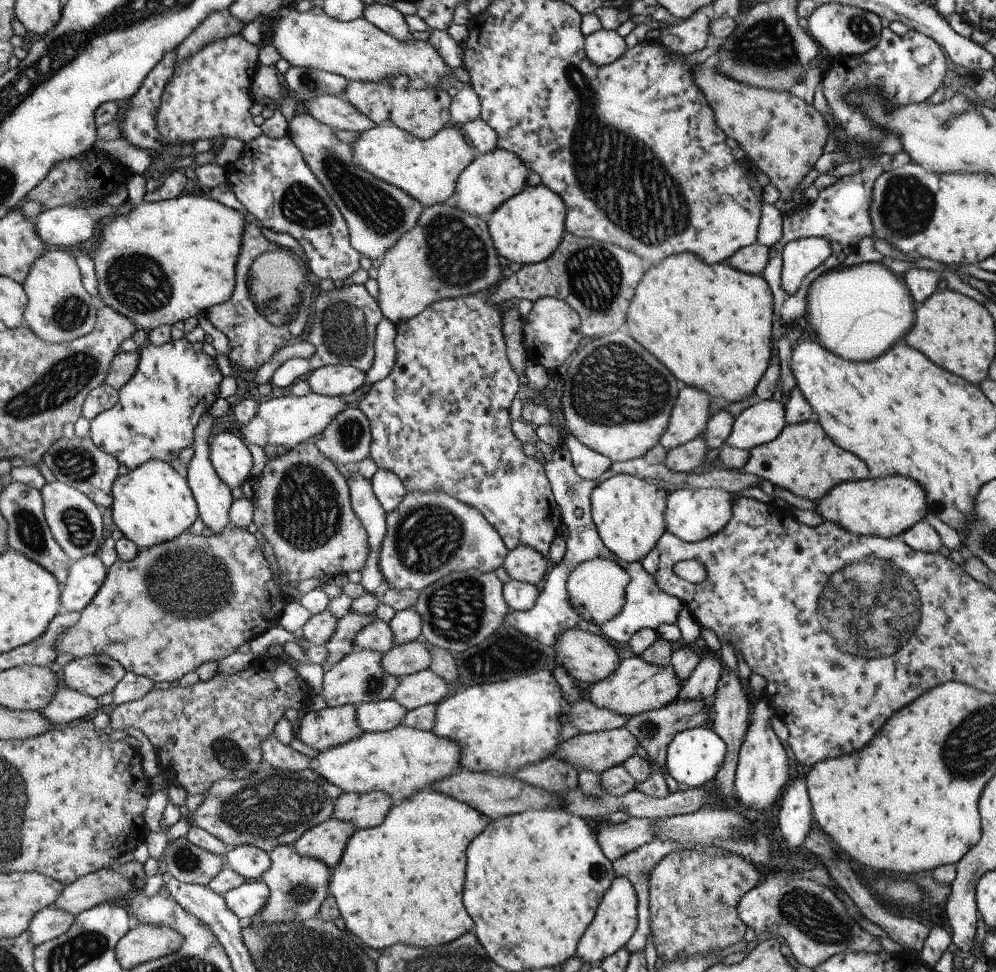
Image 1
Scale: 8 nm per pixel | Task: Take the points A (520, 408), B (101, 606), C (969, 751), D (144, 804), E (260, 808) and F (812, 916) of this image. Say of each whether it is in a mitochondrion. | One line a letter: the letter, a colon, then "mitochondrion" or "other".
A: other
B: other
C: mitochondrion
D: other
E: mitochondrion
F: mitochondrion

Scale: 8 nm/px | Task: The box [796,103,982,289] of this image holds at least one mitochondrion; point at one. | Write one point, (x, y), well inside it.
(907, 207)

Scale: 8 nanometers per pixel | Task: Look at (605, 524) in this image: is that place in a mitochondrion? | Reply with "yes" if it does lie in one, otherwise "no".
no

